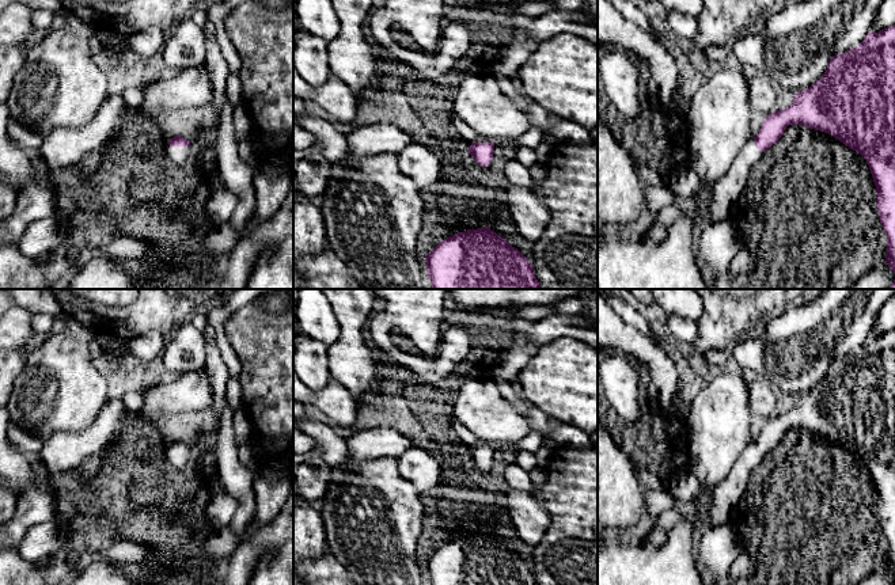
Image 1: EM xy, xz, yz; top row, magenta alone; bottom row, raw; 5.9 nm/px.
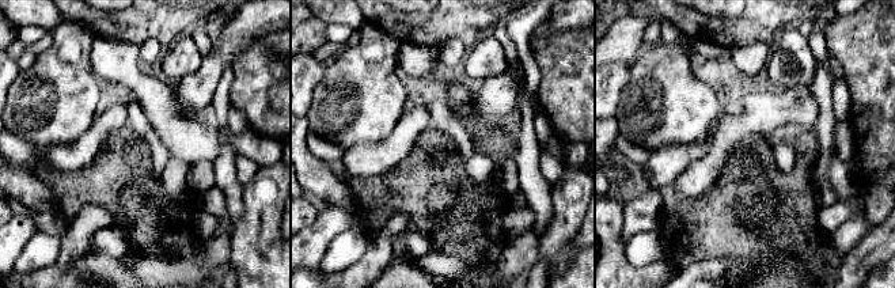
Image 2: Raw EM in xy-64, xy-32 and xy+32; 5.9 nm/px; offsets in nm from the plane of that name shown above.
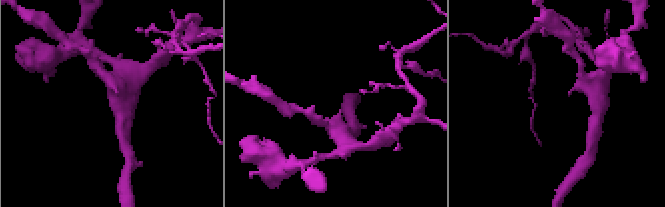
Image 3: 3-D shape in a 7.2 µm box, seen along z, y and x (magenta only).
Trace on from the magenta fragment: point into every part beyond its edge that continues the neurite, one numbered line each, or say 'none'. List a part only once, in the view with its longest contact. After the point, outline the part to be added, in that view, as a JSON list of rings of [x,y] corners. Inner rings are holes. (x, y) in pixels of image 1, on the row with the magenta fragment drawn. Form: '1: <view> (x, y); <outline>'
1: xy (177, 155); [[[168,144],[164,145],[164,151],[167,157],[174,163],[174,164],[182,164],[190,155],[191,147],[171,147]]]

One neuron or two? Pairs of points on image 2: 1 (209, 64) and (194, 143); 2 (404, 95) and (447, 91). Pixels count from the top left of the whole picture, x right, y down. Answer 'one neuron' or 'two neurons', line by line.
1: two neurons
2: two neurons

